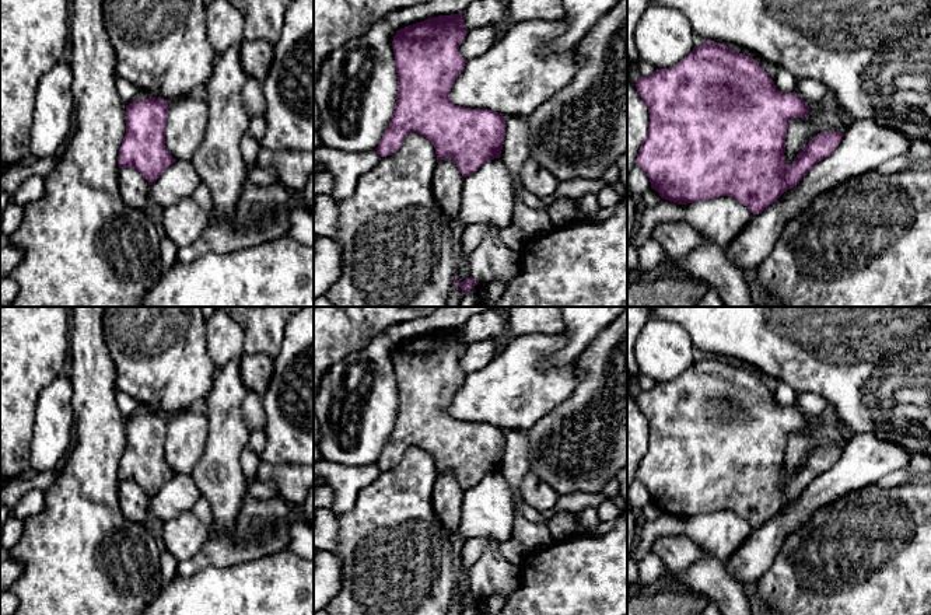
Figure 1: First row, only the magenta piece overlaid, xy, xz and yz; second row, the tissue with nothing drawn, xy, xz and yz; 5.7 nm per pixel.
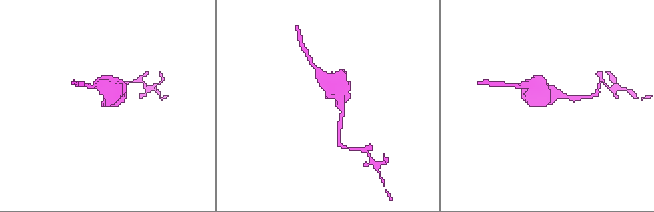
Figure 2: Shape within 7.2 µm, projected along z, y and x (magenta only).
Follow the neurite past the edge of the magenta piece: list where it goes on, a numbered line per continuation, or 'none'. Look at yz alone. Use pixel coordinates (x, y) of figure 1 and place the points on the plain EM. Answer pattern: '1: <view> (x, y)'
none

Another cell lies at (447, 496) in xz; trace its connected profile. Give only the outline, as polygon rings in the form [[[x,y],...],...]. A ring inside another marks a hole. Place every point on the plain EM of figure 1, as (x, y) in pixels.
[[[452,472],[437,476],[433,490],[433,507],[438,520],[454,535],[459,530],[463,493]]]

